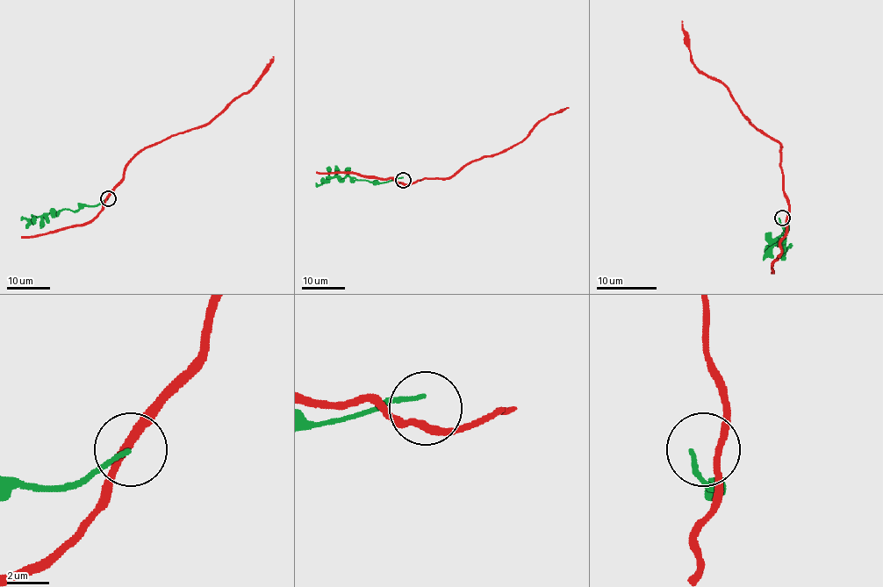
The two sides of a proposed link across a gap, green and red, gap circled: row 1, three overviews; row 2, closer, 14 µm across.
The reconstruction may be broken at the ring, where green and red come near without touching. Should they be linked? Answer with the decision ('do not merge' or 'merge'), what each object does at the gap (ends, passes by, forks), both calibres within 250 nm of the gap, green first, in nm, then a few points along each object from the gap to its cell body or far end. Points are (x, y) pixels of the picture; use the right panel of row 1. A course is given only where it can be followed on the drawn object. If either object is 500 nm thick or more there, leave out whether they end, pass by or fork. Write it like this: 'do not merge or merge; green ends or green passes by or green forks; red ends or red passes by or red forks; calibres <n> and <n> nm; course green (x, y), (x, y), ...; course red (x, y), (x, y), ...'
do not merge; green ends; red passes by; calibres 220 and 360 nm; course green (779, 218), (779, 224), (787, 232), (778, 237), (778, 241), (784, 247), (792, 245); course red (786, 218), (788, 203), (781, 146), (745, 117), (730, 91), (692, 63), (688, 33), (682, 21)

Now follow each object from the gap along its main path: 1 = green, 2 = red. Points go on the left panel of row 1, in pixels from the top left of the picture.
1: (108, 197), (96, 205), (86, 205), (75, 211), (61, 210), (28, 219), (20, 217)
2: (108, 197), (123, 177), (124, 168), (138, 153), (178, 133), (207, 125), (252, 87), (273, 56)

